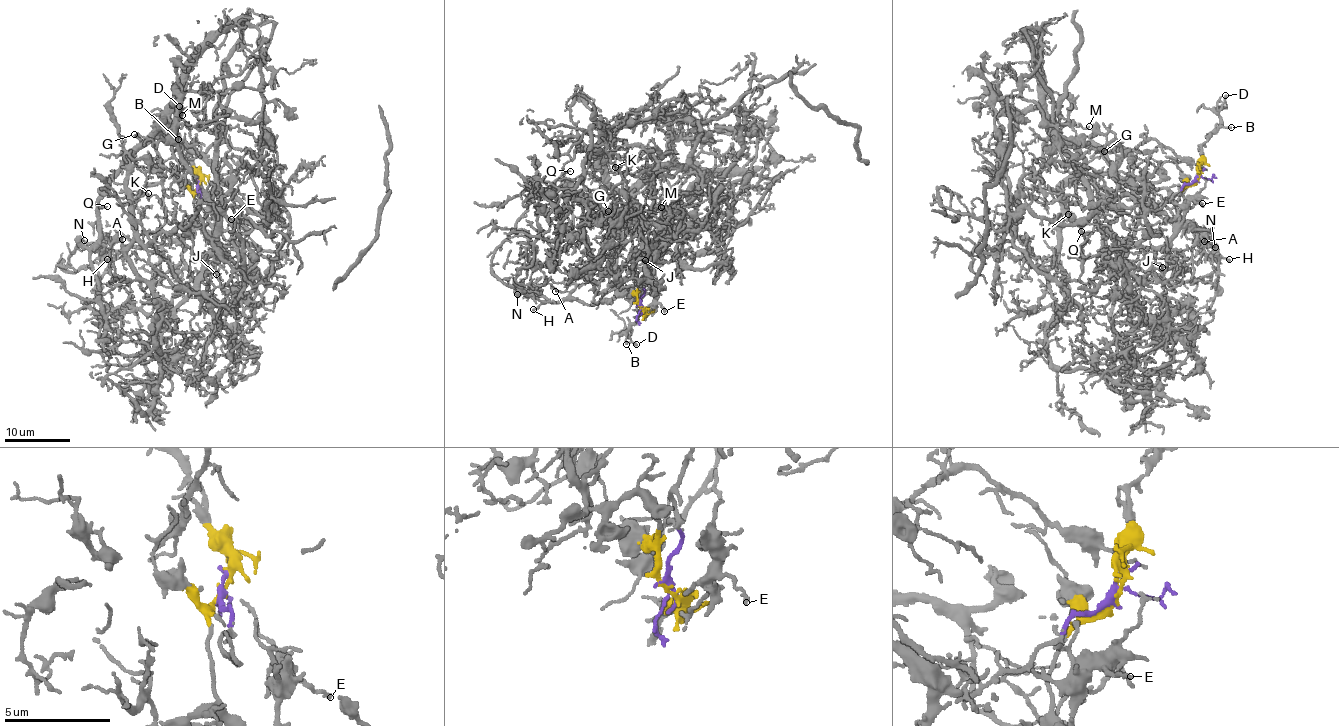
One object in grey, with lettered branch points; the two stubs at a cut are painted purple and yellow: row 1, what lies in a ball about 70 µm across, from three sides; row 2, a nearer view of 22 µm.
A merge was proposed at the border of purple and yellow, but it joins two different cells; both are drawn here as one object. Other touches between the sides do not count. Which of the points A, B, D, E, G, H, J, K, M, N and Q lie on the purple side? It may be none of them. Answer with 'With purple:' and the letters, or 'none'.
With purple: G, K, M, Q

